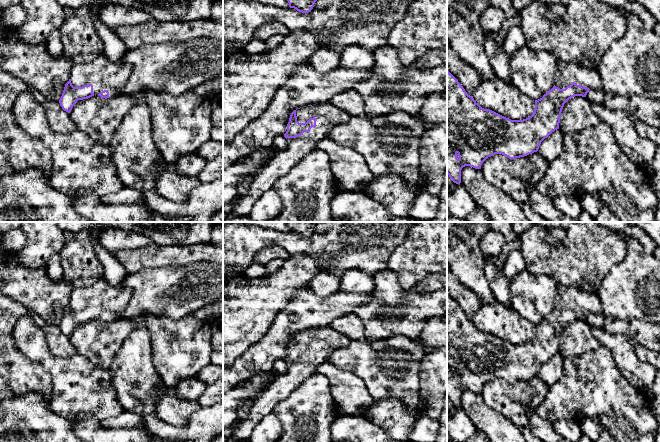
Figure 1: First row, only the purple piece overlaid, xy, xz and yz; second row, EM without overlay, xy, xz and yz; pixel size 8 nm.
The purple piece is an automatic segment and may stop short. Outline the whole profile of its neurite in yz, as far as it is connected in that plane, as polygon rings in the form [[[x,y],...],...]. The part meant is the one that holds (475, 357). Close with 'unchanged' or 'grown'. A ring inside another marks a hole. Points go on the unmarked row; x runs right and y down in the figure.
[[[559,283],[555,309],[535,324],[534,337],[523,344],[511,344],[482,332],[447,293],[447,398],[454,407],[460,408],[461,394],[465,390],[481,393],[482,387],[495,378],[516,383],[537,376],[541,366],[559,353],[564,328],[575,320],[586,321],[590,313],[602,314],[597,293]]]; grown

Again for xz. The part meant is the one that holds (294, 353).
[[[330,327],[313,328],[294,334],[290,339],[287,355],[284,358],[288,368],[287,372],[277,375],[274,378],[274,381],[257,395],[246,418],[237,424],[233,434],[229,439],[225,440],[225,442],[249,440],[255,426],[266,415],[272,413],[279,402],[287,399],[298,385],[313,375],[317,367],[326,362],[333,351],[339,350],[342,347],[347,347],[350,342],[351,340],[345,335],[342,335],[340,332],[335,331]]]; grown

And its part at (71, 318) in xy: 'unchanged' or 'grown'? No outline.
grown

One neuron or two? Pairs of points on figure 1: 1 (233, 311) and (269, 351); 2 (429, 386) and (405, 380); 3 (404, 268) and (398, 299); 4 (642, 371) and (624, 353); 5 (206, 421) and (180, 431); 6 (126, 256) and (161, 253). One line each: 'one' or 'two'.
1: two
2: two
3: two
4: one
5: one
6: one

